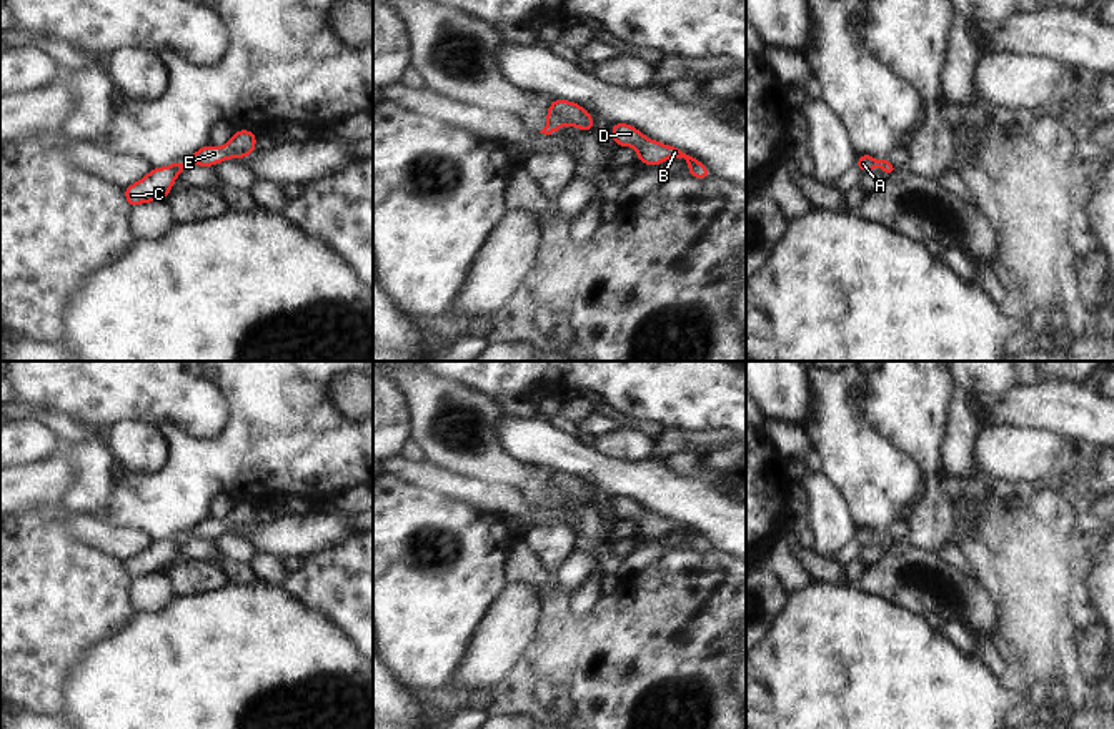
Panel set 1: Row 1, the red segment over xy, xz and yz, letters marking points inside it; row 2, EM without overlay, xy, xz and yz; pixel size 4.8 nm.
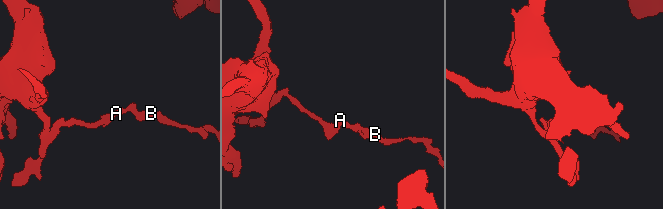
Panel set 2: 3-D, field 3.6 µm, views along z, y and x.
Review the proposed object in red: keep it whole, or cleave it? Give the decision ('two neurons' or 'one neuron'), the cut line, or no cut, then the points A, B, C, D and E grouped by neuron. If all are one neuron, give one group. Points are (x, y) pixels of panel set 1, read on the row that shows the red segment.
one neuron; cut none; groups A B C D E

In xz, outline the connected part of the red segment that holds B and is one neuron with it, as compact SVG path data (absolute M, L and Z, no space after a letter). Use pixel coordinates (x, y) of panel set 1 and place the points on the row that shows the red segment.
M611 123L611 136L614 146L631 146L638 151L638 163L659 166L668 158L684 158L688 161L689 176L706 180L711 171L693 155L678 146L664 145L651 140L629 123Z

